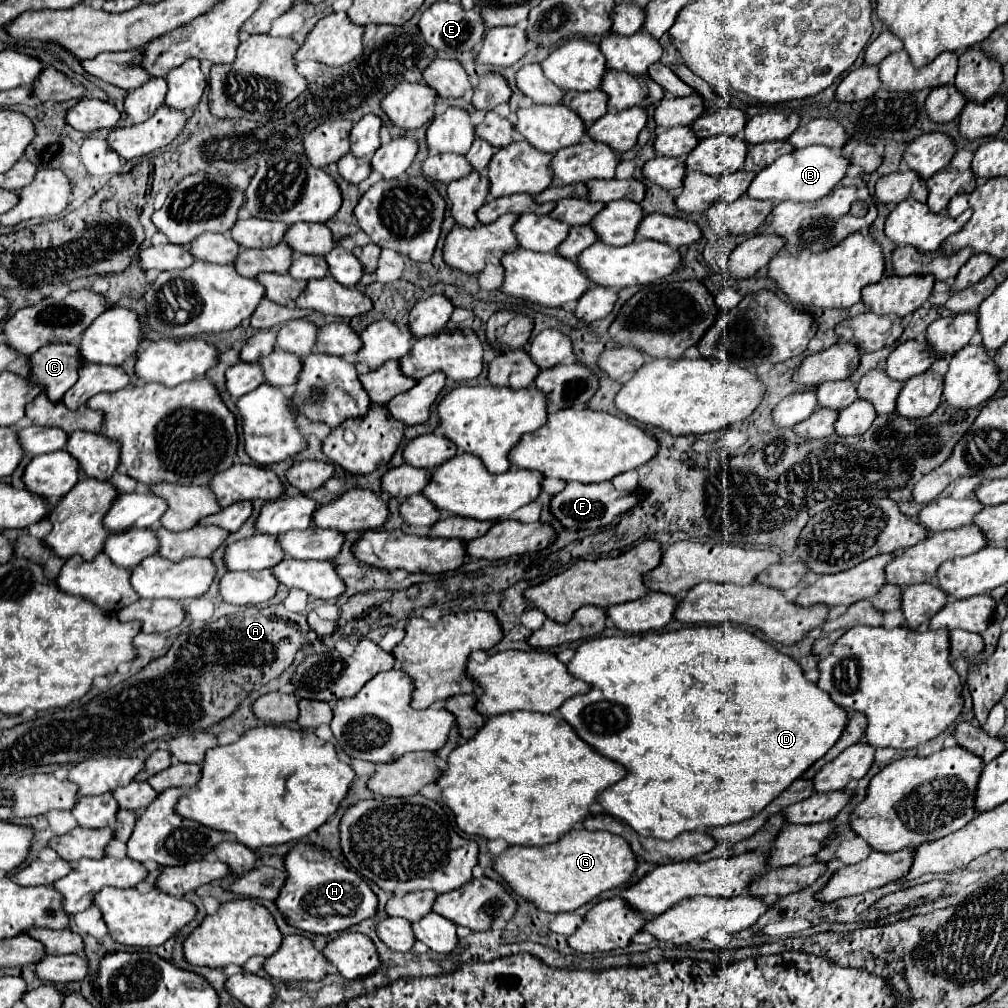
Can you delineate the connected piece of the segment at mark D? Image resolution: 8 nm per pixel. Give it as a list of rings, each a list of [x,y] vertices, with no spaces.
[[[729,623],[721,625],[697,625],[697,627],[683,627],[677,631],[661,631],[661,633],[641,633],[641,635],[615,635],[615,637],[595,637],[587,639],[579,645],[575,657],[567,665],[571,675],[577,679],[583,679],[585,683],[591,683],[591,691],[585,695],[577,695],[567,699],[561,705],[561,715],[571,723],[571,727],[583,737],[585,743],[589,743],[595,751],[601,755],[621,763],[627,767],[627,777],[619,783],[611,785],[599,795],[599,803],[603,809],[621,819],[623,823],[631,825],[639,835],[643,837],[655,837],[655,839],[673,839],[685,831],[699,831],[699,829],[711,829],[719,825],[731,825],[745,821],[749,817],[755,817],[765,809],[767,803],[771,803],[783,789],[787,789],[795,779],[799,779],[817,759],[821,759],[841,737],[849,717],[845,709],[839,709],[827,697],[825,691],[817,687],[817,683],[807,681],[803,675],[803,669],[799,663],[783,653],[779,653],[773,645],[759,639],[757,635],[749,633],[743,627],[735,627]]]

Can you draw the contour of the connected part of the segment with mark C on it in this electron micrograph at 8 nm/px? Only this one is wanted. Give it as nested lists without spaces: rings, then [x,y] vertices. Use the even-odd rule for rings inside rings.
[[[57,343],[45,345],[29,357],[29,381],[41,387],[51,401],[61,401],[61,397],[77,381],[77,369],[81,367],[81,357],[75,345]]]

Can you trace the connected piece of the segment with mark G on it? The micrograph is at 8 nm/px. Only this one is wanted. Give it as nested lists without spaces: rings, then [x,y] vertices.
[[[573,829],[545,847],[509,847],[493,861],[495,869],[515,893],[531,899],[547,913],[575,911],[593,901],[599,893],[625,885],[637,871],[637,863],[639,857],[631,853],[623,837],[587,829]]]

